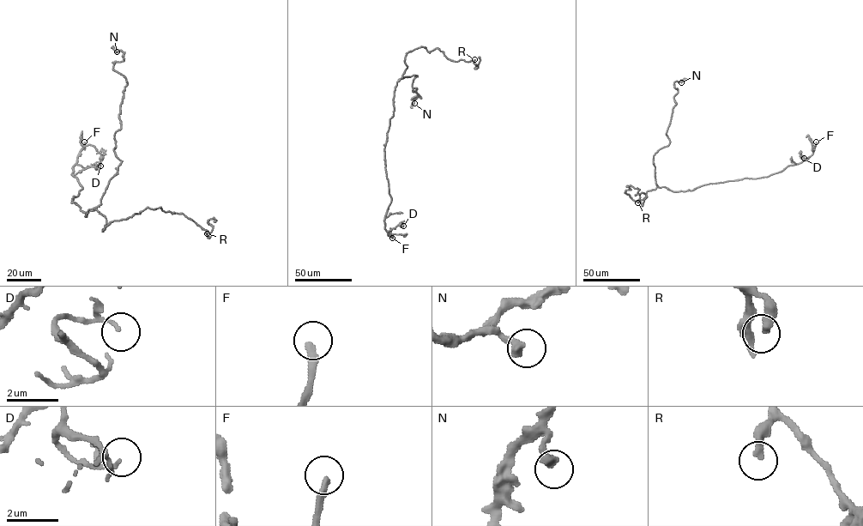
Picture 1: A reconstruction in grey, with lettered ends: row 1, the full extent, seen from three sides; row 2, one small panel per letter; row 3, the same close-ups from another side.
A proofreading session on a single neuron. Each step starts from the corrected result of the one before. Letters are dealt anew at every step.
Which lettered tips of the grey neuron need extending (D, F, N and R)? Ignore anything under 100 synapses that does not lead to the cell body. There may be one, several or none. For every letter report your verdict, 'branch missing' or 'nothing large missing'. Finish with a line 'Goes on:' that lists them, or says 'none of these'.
D: nothing large missing
F: branch missing
N: nothing large missing
R: nothing large missing
Goes on: F

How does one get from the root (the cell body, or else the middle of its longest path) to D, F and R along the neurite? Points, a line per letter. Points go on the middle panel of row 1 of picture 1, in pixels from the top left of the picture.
D: (393, 99), (393, 116), (384, 148), (391, 198), (384, 228), (389, 231), (400, 222), (403, 226)
F: (393, 99), (393, 116), (389, 120), (384, 148), (391, 198), (384, 220), (384, 228), (392, 238)
R: (393, 99), (408, 51), (437, 48), (453, 61), (474, 59)

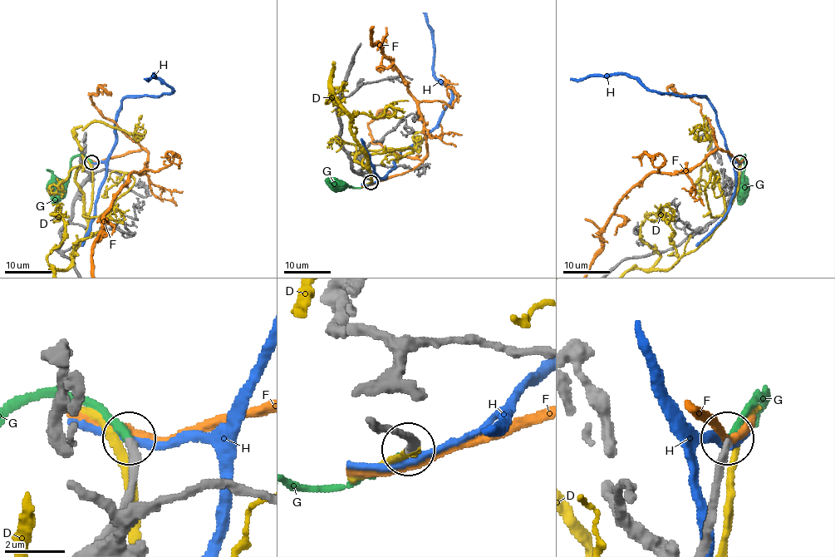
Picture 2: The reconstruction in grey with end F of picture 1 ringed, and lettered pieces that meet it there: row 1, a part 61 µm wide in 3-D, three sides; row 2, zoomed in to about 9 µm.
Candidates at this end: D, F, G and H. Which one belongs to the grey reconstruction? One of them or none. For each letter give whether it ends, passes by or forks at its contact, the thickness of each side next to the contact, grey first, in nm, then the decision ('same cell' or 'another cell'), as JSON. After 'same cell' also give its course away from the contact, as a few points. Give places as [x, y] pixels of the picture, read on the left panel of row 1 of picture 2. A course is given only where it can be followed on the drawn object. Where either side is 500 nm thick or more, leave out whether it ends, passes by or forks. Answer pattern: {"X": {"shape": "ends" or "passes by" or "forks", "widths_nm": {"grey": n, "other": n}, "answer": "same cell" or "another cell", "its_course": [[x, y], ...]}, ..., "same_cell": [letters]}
{"D": {"shape": "passes by", "widths_nm": {"grey": 340, "other": 240}, "answer": "another cell"}, "F": {"shape": "passes by", "widths_nm": {"grey": 280, "other": 260}, "answer": "another cell"}, "G": {"shape": "ends", "widths_nm": {"grey": 280, "other": 240}, "answer": "same cell", "its_course": [[91, 161], [83, 155], [76, 155], [70, 163], [69, 179], [56, 187]]}, "H": {"shape": "passes by", "widths_nm": {"grey": 280, "other": 240}, "answer": "another cell"}, "same_cell": ["G"]}

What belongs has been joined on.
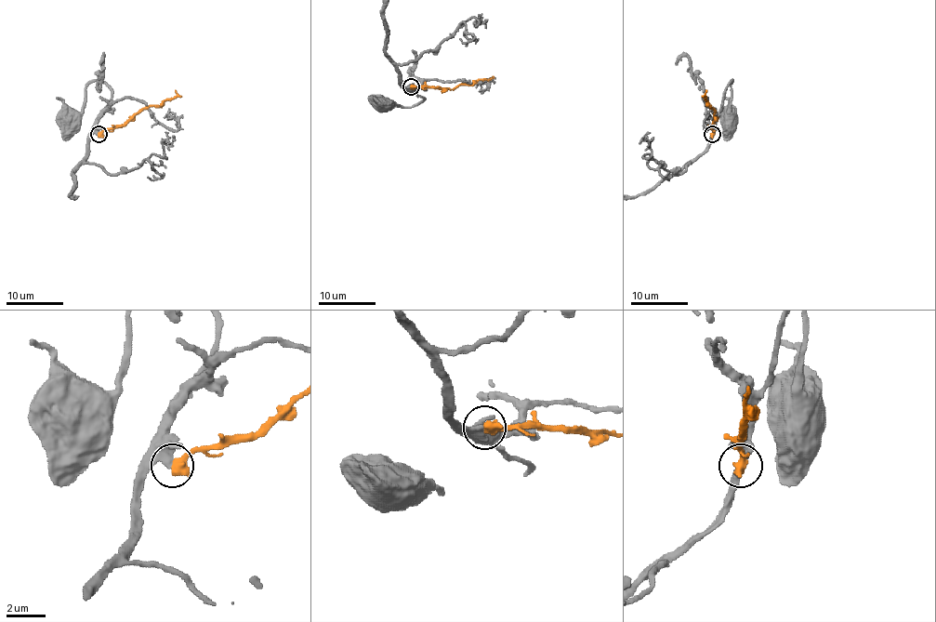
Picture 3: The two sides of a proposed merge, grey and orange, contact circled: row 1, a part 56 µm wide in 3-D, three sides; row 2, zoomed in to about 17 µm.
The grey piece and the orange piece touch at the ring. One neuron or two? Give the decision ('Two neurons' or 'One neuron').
Two neurons

